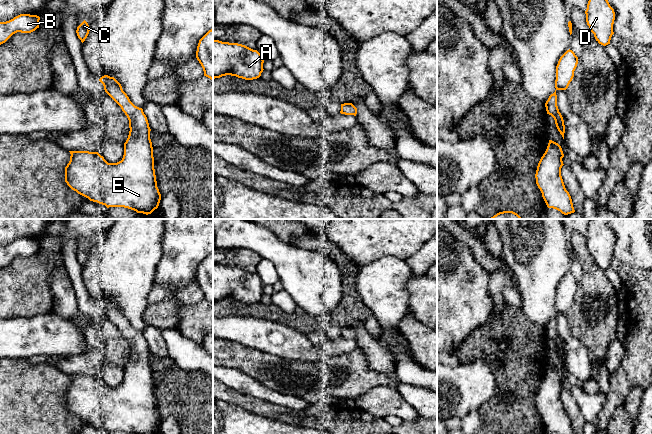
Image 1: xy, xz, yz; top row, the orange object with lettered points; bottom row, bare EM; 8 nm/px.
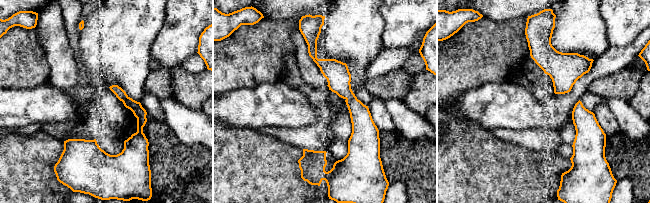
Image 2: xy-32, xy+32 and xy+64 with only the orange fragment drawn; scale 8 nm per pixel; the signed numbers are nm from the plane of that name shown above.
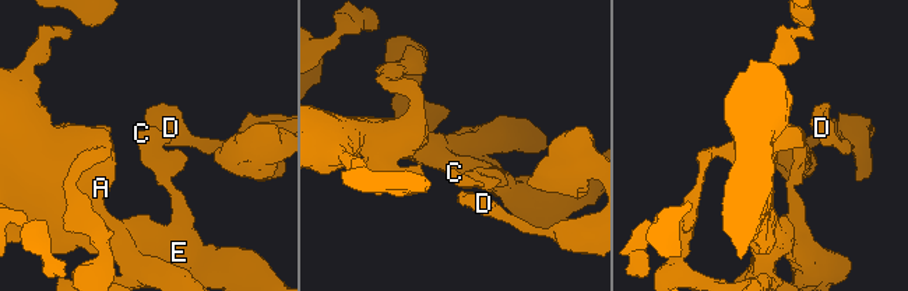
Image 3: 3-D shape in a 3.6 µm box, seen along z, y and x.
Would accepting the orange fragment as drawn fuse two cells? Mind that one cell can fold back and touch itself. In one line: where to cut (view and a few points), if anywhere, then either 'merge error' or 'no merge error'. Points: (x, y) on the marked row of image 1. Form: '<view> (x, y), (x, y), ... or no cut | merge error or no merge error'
no cut | no merge error

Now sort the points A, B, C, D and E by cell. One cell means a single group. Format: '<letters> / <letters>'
A B C D E

